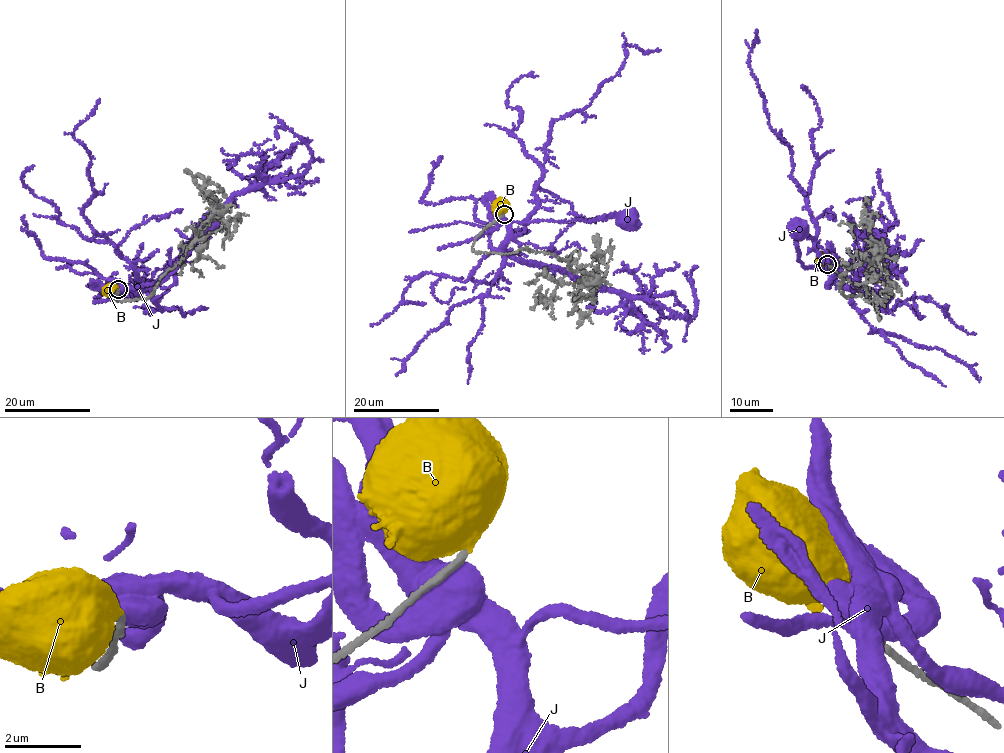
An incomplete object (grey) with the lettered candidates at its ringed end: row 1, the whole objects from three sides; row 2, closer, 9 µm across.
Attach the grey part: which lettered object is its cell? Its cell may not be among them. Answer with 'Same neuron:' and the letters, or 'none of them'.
Same neuron: B

